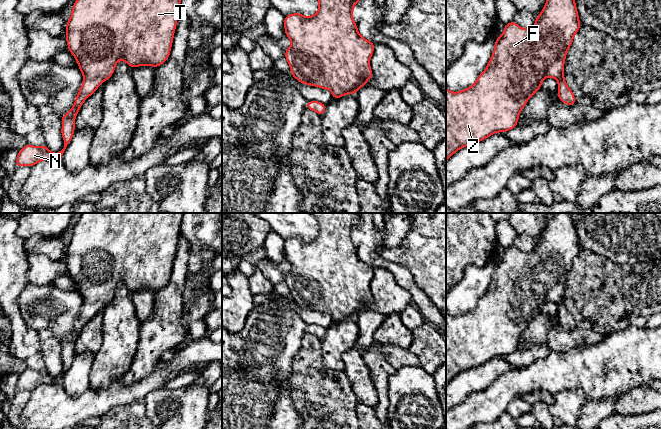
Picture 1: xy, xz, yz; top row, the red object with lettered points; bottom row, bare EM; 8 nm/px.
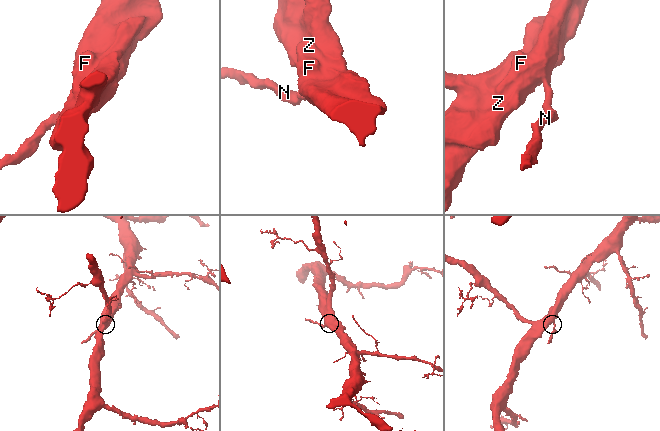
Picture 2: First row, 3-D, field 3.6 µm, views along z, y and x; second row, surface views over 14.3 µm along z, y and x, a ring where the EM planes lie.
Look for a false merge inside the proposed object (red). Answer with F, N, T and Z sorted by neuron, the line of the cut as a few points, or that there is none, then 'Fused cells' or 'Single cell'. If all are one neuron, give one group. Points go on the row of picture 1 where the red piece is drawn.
Groups: F N T Z. No split. Single cell

